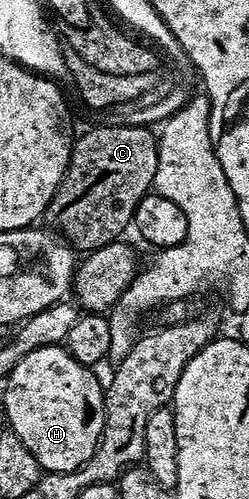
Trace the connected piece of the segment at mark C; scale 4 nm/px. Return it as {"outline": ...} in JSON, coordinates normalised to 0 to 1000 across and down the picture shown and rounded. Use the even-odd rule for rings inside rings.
{"outline":[[[442,251],[369,257],[325,281],[317,275],[293,287],[273,341],[185,419],[189,455],[337,509],[470,481],[482,463],[530,449],[554,405],[570,405],[570,397],[614,383],[618,349],[635,341],[635,273],[606,263],[614,259],[594,253]]]}

